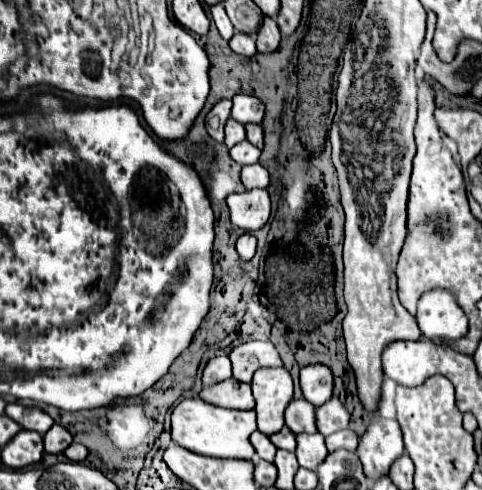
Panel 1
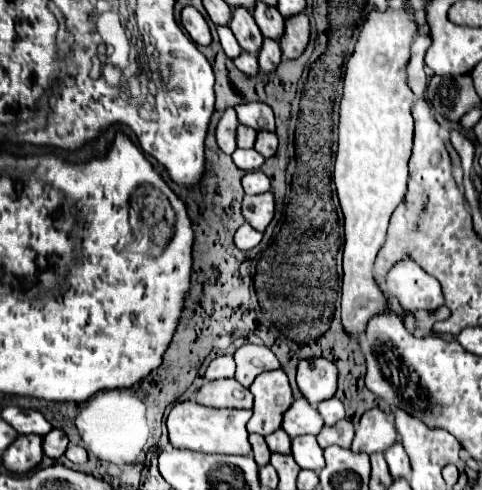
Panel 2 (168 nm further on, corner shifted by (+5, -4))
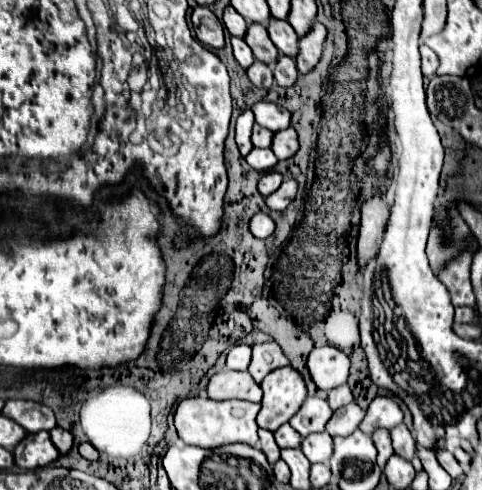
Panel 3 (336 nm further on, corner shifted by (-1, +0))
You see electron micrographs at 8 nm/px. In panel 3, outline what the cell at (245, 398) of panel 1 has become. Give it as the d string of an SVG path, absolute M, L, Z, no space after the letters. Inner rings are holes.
M220 371L210 377L208 383L208 397L216 401L226 399L244 399L252 403L262 401L262 389L248 371Z

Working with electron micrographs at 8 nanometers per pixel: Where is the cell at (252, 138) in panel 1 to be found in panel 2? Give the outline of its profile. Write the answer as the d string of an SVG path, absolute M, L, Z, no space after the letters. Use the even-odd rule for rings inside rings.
M260 131L254 149L256 149L262 157L266 157L266 159L274 157L276 151L278 151L278 135L276 135L276 133L270 133L270 131Z

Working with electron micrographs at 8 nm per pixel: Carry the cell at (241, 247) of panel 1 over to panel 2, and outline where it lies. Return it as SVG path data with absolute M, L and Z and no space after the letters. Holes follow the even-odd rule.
M244 223L238 231L236 231L236 237L234 237L234 243L236 247L240 247L242 251L248 251L252 247L256 247L258 243L262 241L262 233L256 231L252 225Z

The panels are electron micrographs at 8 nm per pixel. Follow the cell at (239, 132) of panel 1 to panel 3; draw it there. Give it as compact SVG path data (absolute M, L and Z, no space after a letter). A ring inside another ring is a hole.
M254 123L254 129L252 129L252 143L254 143L254 147L262 147L262 149L270 147L272 135L274 135L272 131L266 131L264 127L260 127L258 123Z

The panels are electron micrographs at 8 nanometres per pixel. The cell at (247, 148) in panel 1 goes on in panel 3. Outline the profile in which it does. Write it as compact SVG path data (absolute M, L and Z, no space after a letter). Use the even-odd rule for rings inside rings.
M252 149L246 155L246 161L248 161L250 167L254 167L258 171L268 171L268 169L272 169L278 163L278 159L272 153L272 149Z

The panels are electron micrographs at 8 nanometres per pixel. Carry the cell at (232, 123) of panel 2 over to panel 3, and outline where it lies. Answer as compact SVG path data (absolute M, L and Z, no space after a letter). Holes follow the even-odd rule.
M244 109L236 121L236 143L242 157L246 157L252 151L252 141L250 141L252 125L254 125L254 113L250 109Z

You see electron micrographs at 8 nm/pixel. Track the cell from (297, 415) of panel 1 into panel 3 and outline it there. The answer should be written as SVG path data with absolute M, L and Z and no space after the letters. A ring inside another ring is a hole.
M308 397L304 401L304 405L298 409L298 413L290 419L290 425L302 435L310 435L310 433L318 433L324 431L324 425L328 423L328 419L332 417L332 409L328 407L328 403L320 397Z

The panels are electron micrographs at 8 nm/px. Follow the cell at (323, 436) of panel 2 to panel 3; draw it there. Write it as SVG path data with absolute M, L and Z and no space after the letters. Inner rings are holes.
M350 403L350 405L334 411L332 419L326 425L326 431L332 437L336 437L336 435L350 435L352 431L358 429L362 419L364 419L364 409L360 409L356 403Z

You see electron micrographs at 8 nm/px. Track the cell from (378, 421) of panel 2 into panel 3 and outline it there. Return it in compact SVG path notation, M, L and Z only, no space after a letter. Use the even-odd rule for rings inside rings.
M376 397L366 409L366 417L360 423L360 429L366 435L372 435L376 429L392 431L398 423L402 423L402 411L392 397Z

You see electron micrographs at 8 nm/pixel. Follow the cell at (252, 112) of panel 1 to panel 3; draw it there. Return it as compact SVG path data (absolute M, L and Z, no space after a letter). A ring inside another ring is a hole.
M258 101L252 107L252 113L256 117L256 123L260 123L262 127L270 129L270 131L280 131L280 129L288 129L290 127L290 113L276 105L276 103L268 103L268 101Z

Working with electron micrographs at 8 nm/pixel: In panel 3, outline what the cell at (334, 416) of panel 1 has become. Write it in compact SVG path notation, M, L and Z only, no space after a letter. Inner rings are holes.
M340 385L332 391L328 391L328 405L330 405L332 411L336 411L336 409L340 409L340 407L352 403L352 401L354 399L352 399L352 391L350 391L348 385Z

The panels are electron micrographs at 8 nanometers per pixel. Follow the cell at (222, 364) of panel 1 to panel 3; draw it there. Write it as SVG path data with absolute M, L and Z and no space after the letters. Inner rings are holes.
M234 345L226 357L226 367L234 371L246 371L250 363L250 345Z

